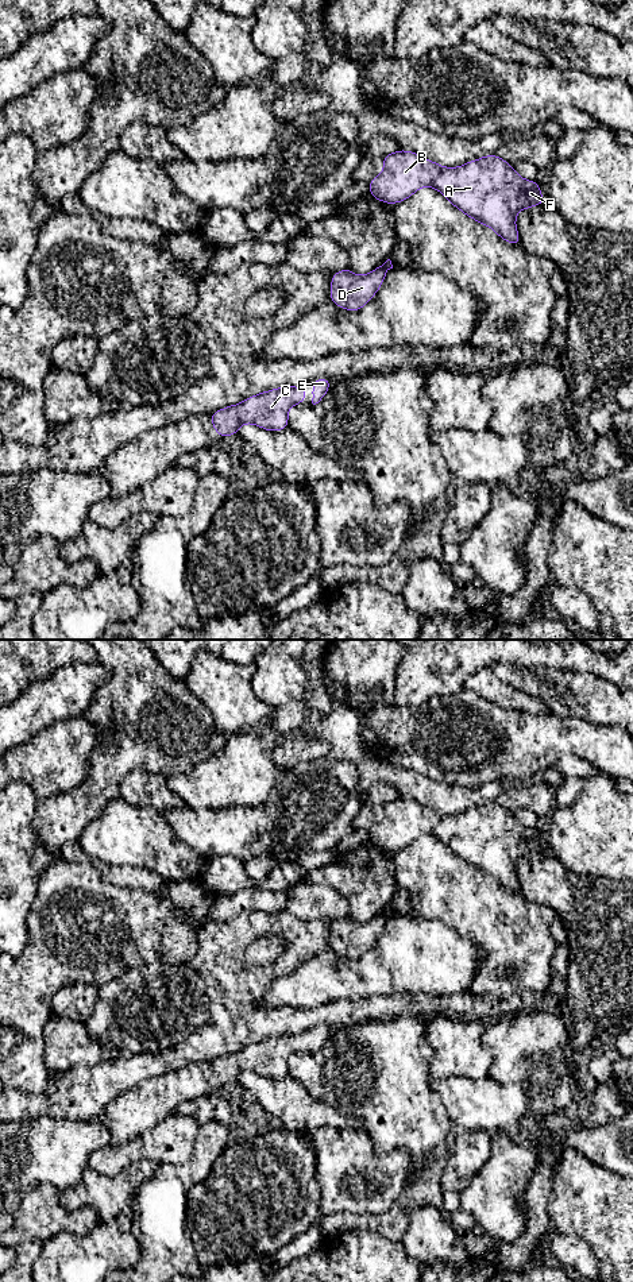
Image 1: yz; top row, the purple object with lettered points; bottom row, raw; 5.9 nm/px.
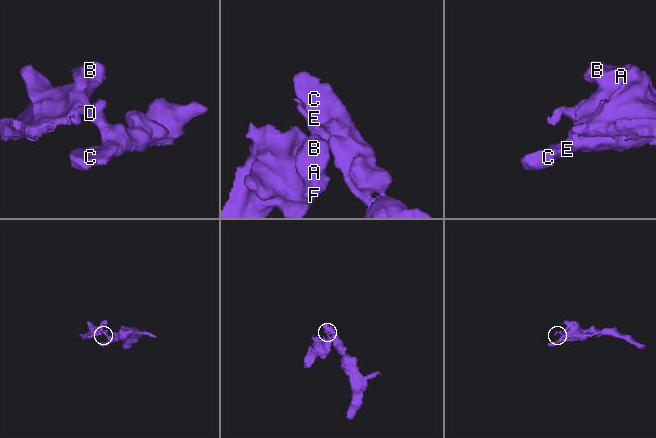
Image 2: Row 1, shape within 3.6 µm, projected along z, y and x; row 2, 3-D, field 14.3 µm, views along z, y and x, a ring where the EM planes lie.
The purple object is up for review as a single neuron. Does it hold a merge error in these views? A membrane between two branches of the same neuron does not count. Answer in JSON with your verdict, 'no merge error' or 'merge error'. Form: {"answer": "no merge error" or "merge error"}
{"answer": "merge error"}

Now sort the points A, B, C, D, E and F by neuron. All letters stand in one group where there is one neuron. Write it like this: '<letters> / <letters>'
A B F / C D E

